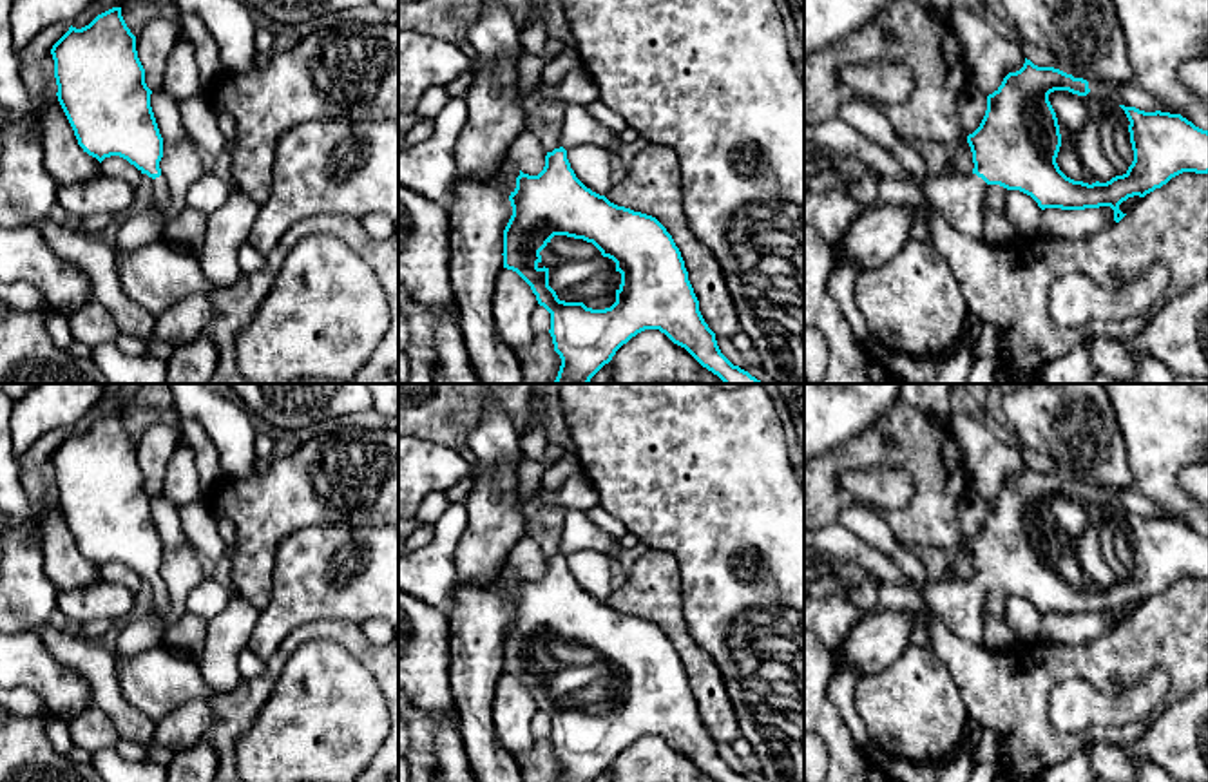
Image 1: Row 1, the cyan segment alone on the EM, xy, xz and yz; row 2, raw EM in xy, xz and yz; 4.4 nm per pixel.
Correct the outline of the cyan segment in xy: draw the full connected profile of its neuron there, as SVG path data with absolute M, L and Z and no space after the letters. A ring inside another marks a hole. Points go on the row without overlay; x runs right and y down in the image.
M121 413L98 420L89 431L69 436L51 454L58 507L74 536L78 550L100 568L120 561L152 585L152 610L141 619L129 619L121 628L114 657L130 657L154 648L165 639L168 590L161 581L163 543L152 512L152 496L145 489L145 474L138 463L136 442L127 433Z

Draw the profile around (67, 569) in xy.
M58 501L47 503L38 521L42 530L40 550L43 554L43 570L58 592L78 590L101 579L101 568L78 550Z

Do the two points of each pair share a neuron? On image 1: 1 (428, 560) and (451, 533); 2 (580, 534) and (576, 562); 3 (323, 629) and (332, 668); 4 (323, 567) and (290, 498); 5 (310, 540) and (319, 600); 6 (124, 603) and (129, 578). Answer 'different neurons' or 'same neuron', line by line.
1: same neuron
2: different neurons
3: different neurons
4: different neurons
5: same neuron
6: different neurons

